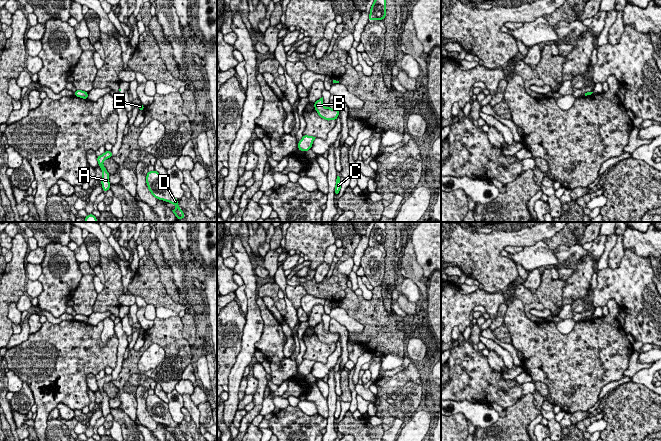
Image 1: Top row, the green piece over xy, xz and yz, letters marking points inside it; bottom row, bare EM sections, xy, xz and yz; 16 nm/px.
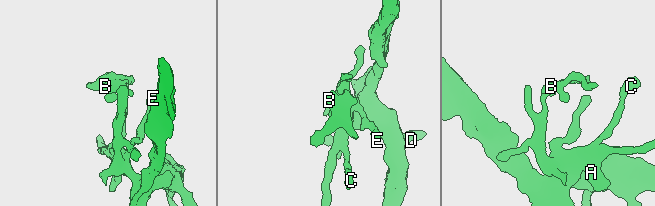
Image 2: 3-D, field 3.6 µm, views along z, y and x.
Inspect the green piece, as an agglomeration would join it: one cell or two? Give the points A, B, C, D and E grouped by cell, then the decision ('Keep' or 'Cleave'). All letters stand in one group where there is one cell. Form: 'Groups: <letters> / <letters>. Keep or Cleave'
Groups: A B C D E. Keep

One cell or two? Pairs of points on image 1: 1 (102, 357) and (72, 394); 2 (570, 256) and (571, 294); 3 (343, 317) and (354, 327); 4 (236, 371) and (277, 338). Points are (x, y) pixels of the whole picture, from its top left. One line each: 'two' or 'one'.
1: one
2: two
3: one
4: two

